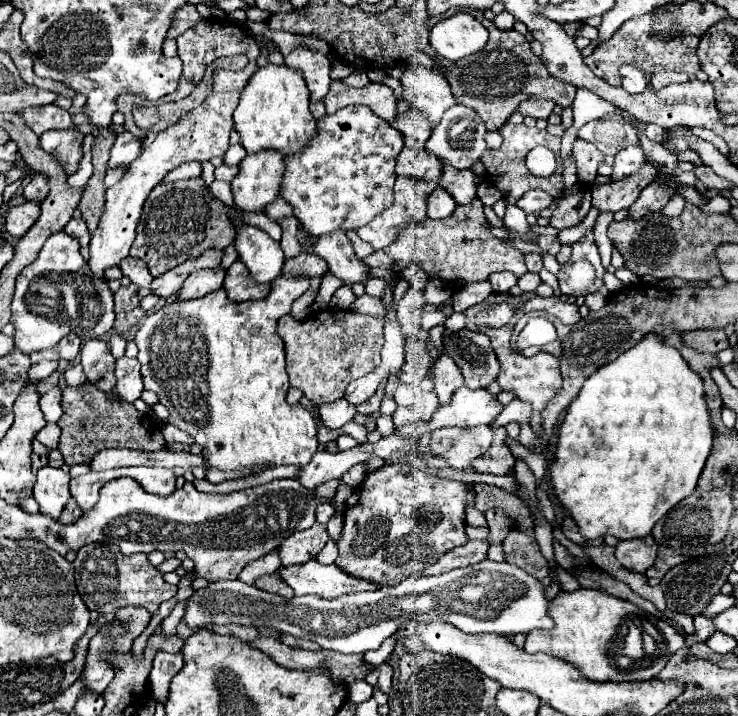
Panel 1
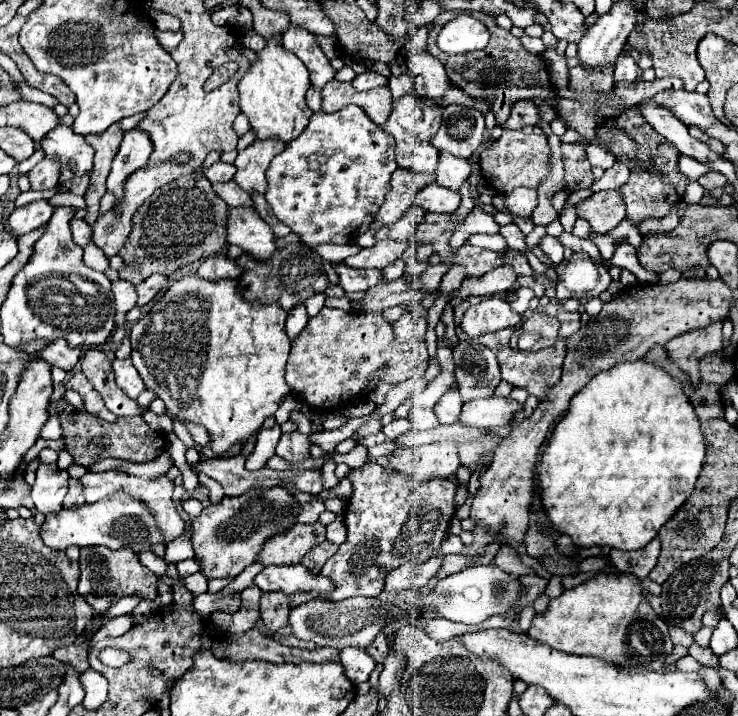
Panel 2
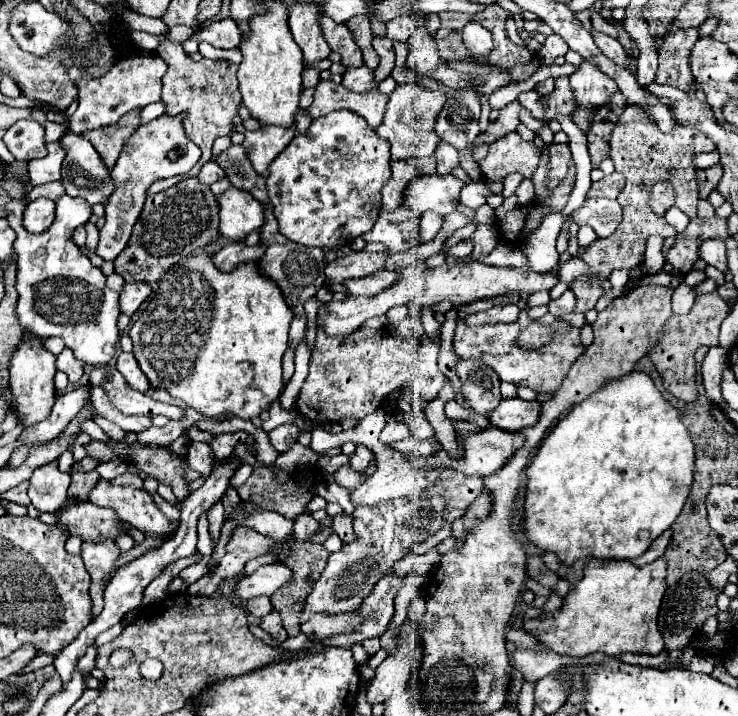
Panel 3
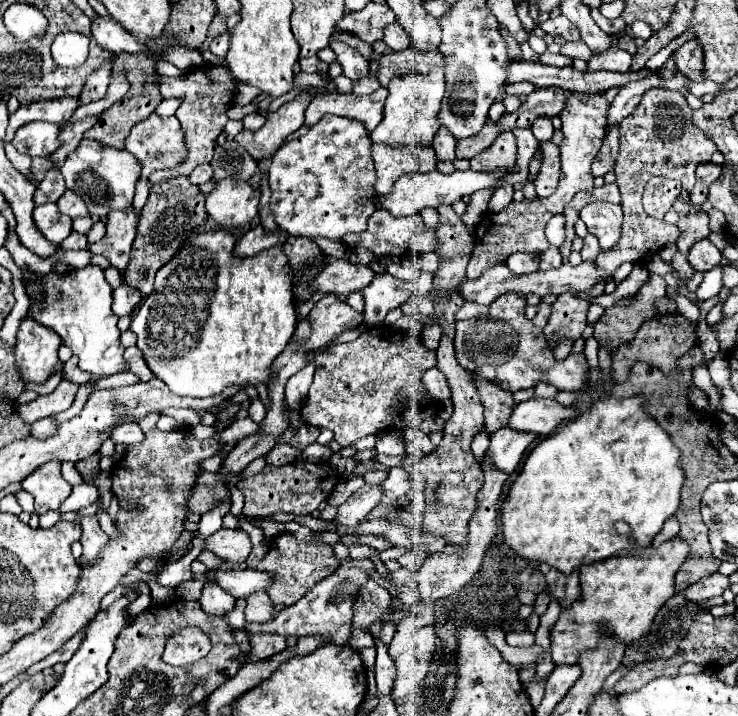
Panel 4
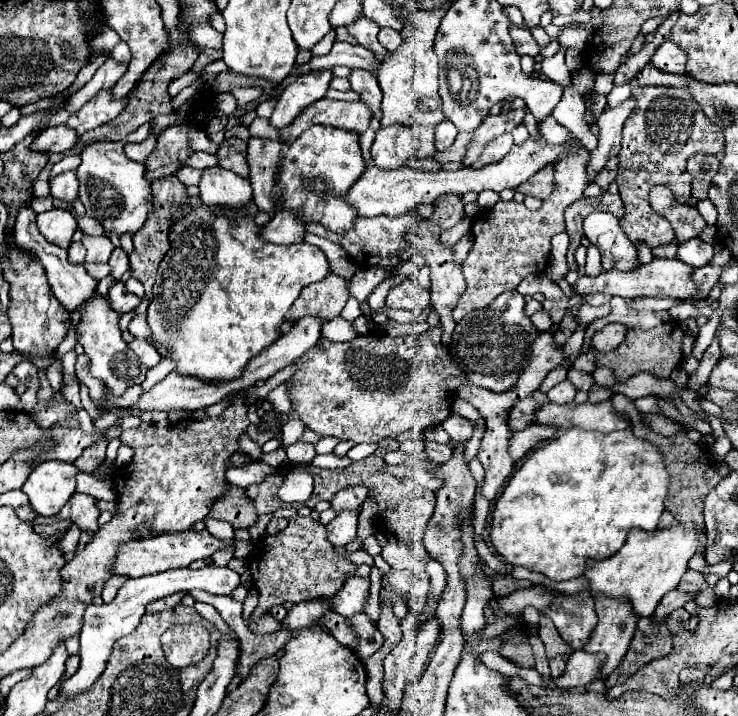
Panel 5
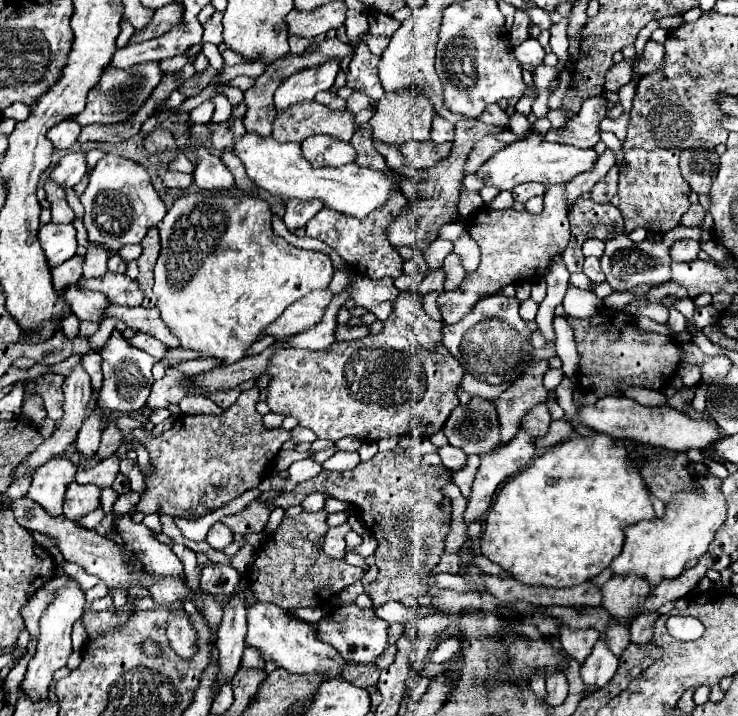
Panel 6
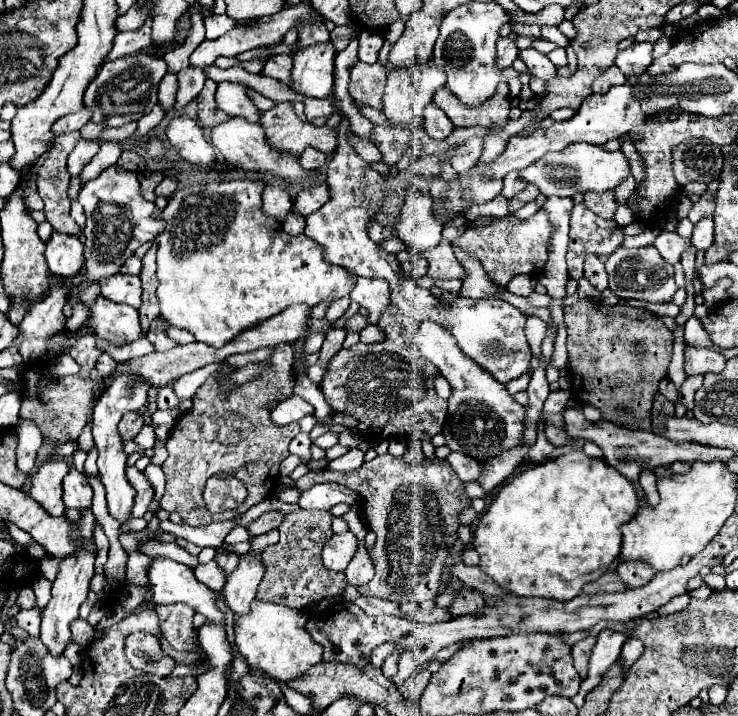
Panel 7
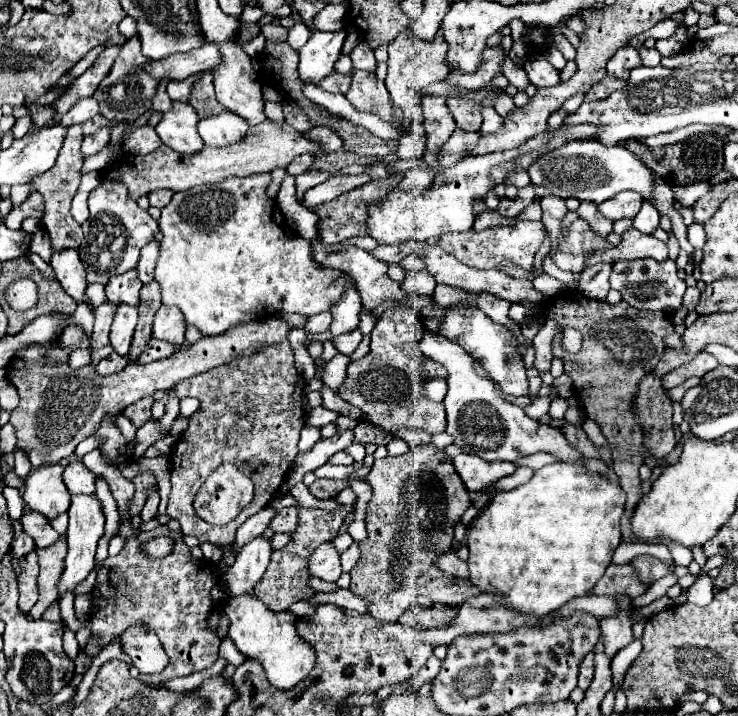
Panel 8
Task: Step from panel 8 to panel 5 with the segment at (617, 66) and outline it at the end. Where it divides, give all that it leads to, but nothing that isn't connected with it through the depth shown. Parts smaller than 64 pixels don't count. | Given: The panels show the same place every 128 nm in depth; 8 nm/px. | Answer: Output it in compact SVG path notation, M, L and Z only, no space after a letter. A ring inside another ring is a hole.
M666 40L658 50L656 54L652 56L652 64L662 70L662 72L672 72L672 74L684 74L684 64L686 64L686 58L688 54L678 48L676 42L672 40Z

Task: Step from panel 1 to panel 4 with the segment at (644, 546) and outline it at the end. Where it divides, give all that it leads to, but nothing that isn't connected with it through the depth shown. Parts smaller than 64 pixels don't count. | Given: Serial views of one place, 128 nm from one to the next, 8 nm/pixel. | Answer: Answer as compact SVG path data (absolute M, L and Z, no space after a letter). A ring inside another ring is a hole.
M672 516L672 518L668 518L666 522L664 522L664 528L660 530L660 534L654 538L654 542L652 542L652 548L658 548L662 542L666 542L666 540L672 540L674 536L678 536L678 530L680 530L680 526L678 526L678 520Z

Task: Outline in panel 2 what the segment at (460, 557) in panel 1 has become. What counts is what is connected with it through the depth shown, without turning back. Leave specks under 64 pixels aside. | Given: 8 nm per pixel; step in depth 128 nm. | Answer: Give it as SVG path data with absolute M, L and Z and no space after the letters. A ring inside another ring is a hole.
M432 556L428 562L416 564L412 568L408 568L408 564L404 564L388 574L384 590L390 592L390 590L404 590L404 588L422 588L432 578L436 578L442 562L444 562L444 556Z

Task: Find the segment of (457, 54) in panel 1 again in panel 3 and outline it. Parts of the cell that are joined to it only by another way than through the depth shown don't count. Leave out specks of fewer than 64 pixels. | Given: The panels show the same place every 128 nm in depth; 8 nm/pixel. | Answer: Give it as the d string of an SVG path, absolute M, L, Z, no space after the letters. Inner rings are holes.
M468 24L462 28L462 40L470 52L470 56L478 58L478 56L488 56L488 52L494 48L492 44L492 36L486 28L478 26L478 24Z

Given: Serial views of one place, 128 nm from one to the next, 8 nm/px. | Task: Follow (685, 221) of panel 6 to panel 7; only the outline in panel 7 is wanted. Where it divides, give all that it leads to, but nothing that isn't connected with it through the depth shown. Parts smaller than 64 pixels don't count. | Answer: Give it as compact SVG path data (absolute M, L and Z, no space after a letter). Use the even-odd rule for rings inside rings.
M700 198L700 200L692 206L692 210L690 210L690 214L688 214L688 220L690 220L692 224L696 224L696 222L702 220L702 218L712 218L712 212L714 212L714 200Z

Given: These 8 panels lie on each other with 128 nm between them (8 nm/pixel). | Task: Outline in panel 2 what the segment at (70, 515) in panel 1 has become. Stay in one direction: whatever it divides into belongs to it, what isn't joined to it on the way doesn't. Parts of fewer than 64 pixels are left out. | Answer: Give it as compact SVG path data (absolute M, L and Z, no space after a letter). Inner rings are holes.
M70 480L70 490L68 490L66 500L64 500L64 504L68 504L66 508L76 508L76 504L82 504L82 502L84 502L82 486L76 480Z

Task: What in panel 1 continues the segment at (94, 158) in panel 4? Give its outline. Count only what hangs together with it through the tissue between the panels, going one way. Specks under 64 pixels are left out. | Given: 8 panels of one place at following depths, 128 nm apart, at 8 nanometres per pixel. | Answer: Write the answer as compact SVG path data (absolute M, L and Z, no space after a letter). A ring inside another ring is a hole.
M50 130L40 136L40 146L46 152L52 152L62 164L68 174L78 168L82 158L82 132L80 130Z

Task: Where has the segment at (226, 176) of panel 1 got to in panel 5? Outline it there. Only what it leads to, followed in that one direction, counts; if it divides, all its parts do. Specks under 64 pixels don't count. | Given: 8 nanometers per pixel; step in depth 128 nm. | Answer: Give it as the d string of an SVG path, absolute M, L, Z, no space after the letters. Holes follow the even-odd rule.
M184 166L176 172L176 176L182 180L184 186L198 186L200 184L200 176L202 176L204 170L200 168L190 168L190 166Z

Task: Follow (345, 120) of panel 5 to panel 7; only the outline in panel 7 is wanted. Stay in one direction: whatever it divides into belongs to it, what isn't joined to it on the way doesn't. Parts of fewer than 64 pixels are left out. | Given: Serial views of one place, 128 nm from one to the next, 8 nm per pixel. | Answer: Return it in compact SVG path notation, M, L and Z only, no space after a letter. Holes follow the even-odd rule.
M280 102L262 112L260 124L272 146L284 148L296 156L300 156L306 146L314 146L326 154L334 154L338 148L338 132L330 126L314 126L312 122L300 120L292 102Z

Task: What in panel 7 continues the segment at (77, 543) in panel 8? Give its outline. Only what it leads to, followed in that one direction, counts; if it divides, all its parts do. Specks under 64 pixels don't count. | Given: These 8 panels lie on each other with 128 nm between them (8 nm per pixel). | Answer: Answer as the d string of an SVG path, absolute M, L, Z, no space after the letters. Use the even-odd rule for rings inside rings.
M88 508L88 510L82 510L82 514L84 514L84 518L82 518L82 522L78 522L78 528L80 528L80 534L86 538L86 540L92 540L92 528L94 528L94 514L92 514L92 510ZM92 544L86 550L80 550L74 556L68 556L60 562L60 572L52 584L52 600L42 608L42 624L40 624L40 640L52 652L52 656L62 656L66 646L72 642L72 622L78 620L78 608L88 596L88 586L94 576L94 556L96 546Z

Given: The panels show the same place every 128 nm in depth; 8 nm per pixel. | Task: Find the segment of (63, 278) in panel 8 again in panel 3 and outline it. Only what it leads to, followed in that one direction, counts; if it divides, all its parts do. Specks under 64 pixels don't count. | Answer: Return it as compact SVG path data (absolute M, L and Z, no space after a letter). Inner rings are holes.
M38 198L28 202L24 210L24 228L28 232L44 232L54 220L54 202L48 198Z

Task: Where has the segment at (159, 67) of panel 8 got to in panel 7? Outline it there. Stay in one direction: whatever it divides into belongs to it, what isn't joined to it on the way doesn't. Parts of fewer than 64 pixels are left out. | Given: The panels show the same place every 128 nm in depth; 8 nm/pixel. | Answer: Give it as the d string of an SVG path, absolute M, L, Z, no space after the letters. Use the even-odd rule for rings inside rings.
M300 2L296 6L286 6L282 12L278 12L276 16L268 16L268 18L260 18L248 26L234 26L228 34L216 38L216 40L204 40L190 56L190 64L192 66L206 66L206 64L214 64L214 60L218 56L238 56L244 50L252 50L258 46L272 46L272 44L280 44L282 38L286 36L286 32L290 28L298 28L300 24L314 24L316 20L322 20L322 16L312 8L312 4L308 2Z

